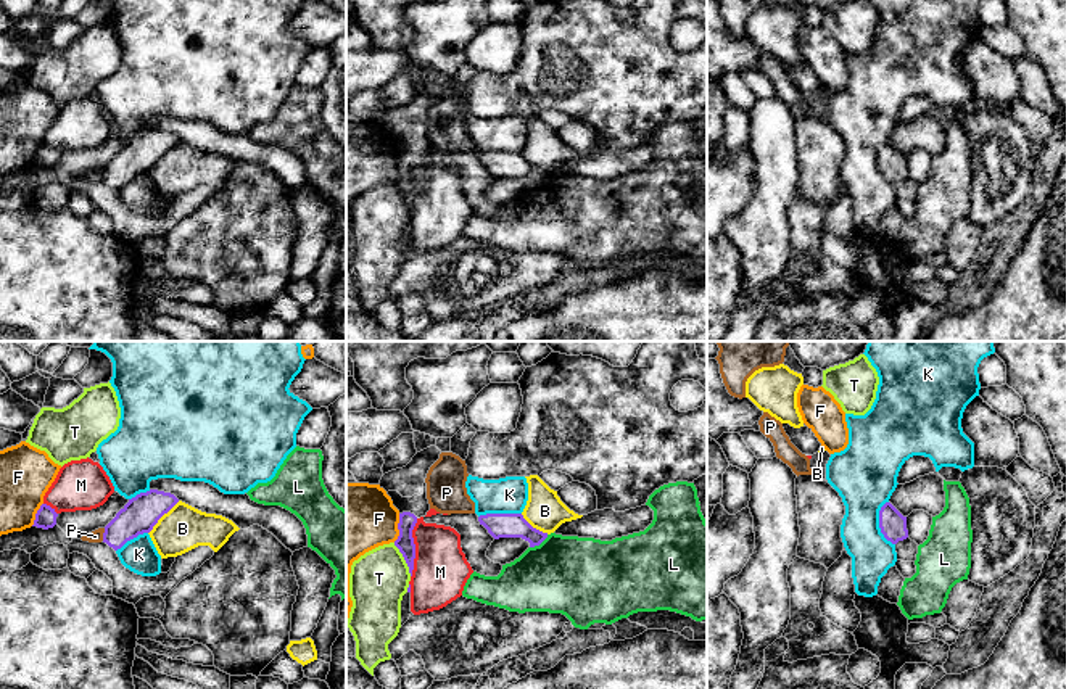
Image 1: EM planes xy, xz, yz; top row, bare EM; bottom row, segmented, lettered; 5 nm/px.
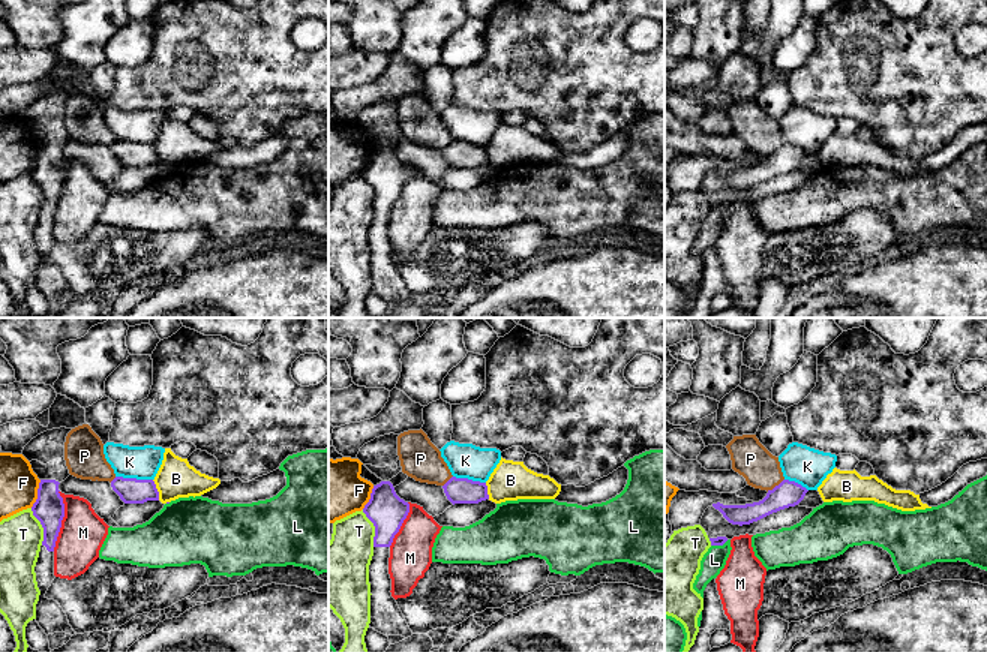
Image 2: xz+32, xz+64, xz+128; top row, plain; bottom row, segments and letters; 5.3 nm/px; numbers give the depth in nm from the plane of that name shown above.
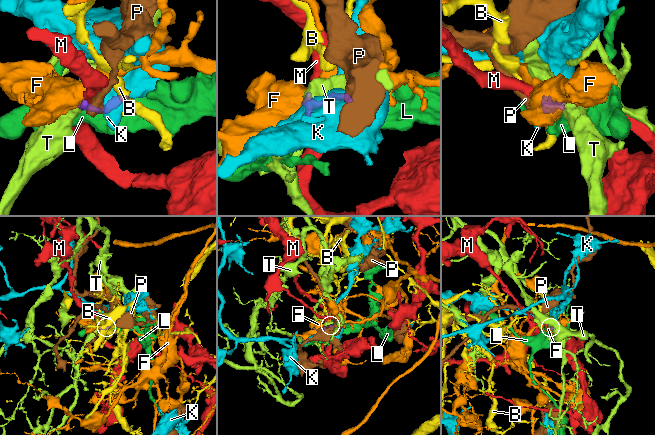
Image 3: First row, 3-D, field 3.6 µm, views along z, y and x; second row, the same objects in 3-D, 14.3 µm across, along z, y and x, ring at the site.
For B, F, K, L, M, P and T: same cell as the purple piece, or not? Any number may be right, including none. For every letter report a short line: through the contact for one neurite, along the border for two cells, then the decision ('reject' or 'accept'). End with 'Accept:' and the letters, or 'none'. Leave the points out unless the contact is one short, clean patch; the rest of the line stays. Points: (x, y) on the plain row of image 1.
B: xy (179, 140), (148, 173) | reject
F: xz (400, 153), (398, 176), (393, 181) | reject
K: yz (886, 140), (880, 150), (880, 171), (894, 184) | reject
L: reject
M: xz (417, 158), (413, 168), (414, 208), (411, 216) | reject
P: xy (105, 168), (102, 179) | reject
T: xz (393, 182), (411, 214) | reject
Accept: none

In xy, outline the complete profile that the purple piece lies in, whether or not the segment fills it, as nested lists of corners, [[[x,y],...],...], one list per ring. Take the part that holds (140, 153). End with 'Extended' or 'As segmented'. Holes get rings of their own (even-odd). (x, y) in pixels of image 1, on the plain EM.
[[[158,129],[137,134],[105,166],[103,182],[114,190],[121,188],[138,174],[150,172],[177,142],[174,134]]]. As segmented

